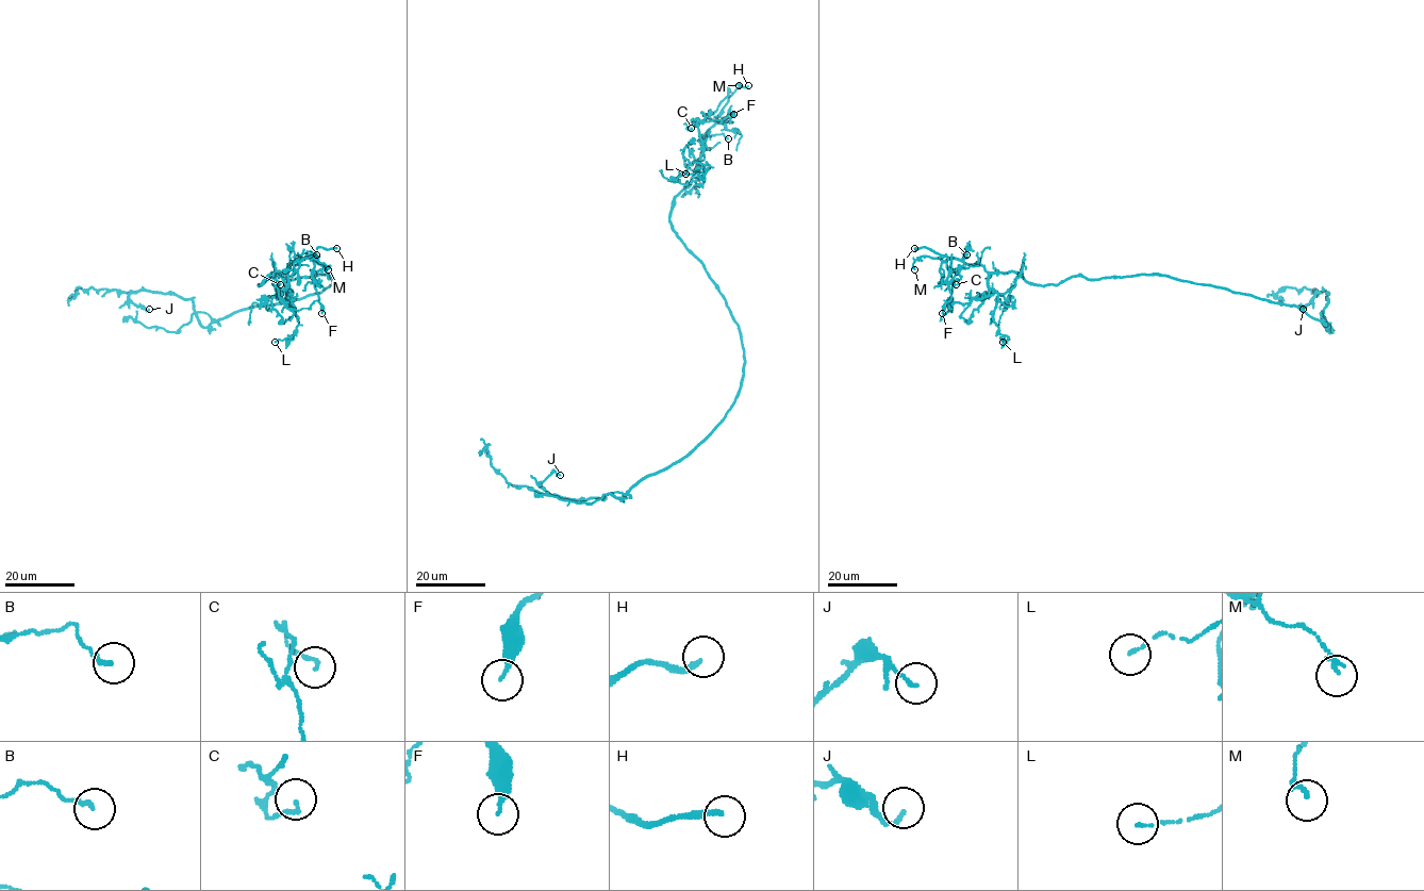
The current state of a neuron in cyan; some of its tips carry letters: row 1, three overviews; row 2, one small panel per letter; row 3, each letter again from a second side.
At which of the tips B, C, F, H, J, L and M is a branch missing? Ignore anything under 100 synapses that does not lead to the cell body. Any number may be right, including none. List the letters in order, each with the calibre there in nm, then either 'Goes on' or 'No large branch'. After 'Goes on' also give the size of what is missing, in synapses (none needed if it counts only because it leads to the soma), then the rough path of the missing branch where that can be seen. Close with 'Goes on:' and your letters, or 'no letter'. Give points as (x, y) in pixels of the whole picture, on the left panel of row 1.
B: Thickness 140 nm. No large branch
C: Thickness 120 nm. No large branch
F: Thickness 220 nm. No large branch
H: Thickness 200 nm. Goes on. Course of what is missing: (336, 248), (340, 244), (326, 232), (316, 218), (310, 183), (304, 174), (300, 134), (295, 134), (295, 130)
J: Thickness 130 nm. No large branch
L: Thickness 110 nm. No large branch
M: Thickness 180 nm. No large branch
Goes on: H

